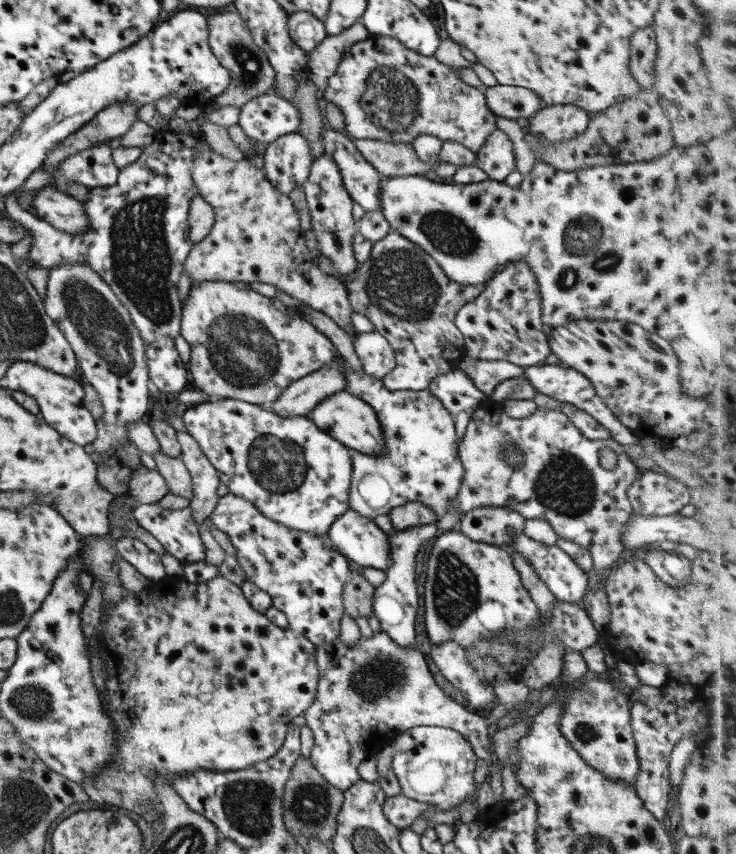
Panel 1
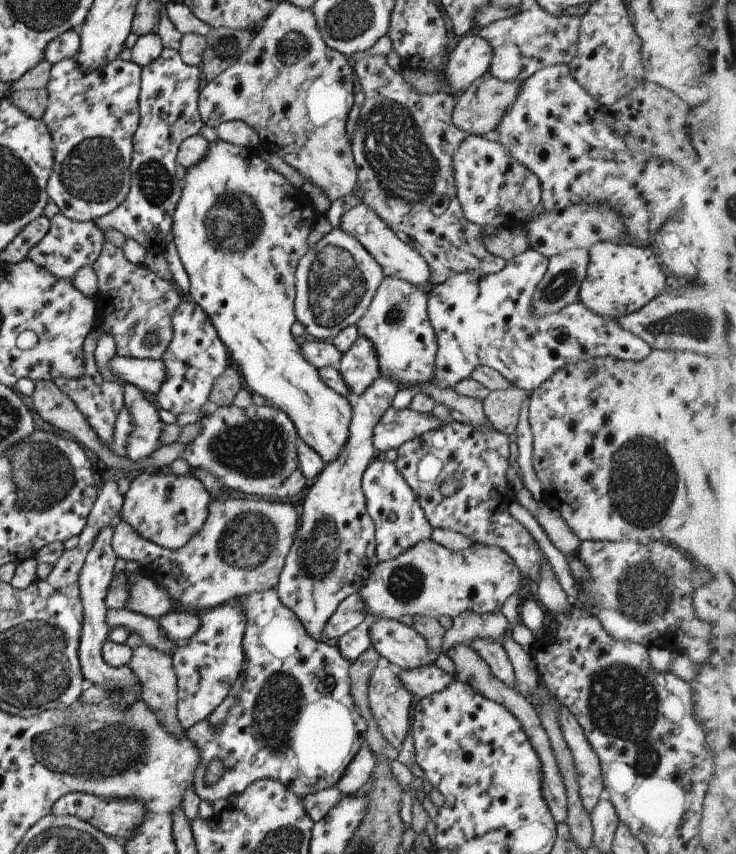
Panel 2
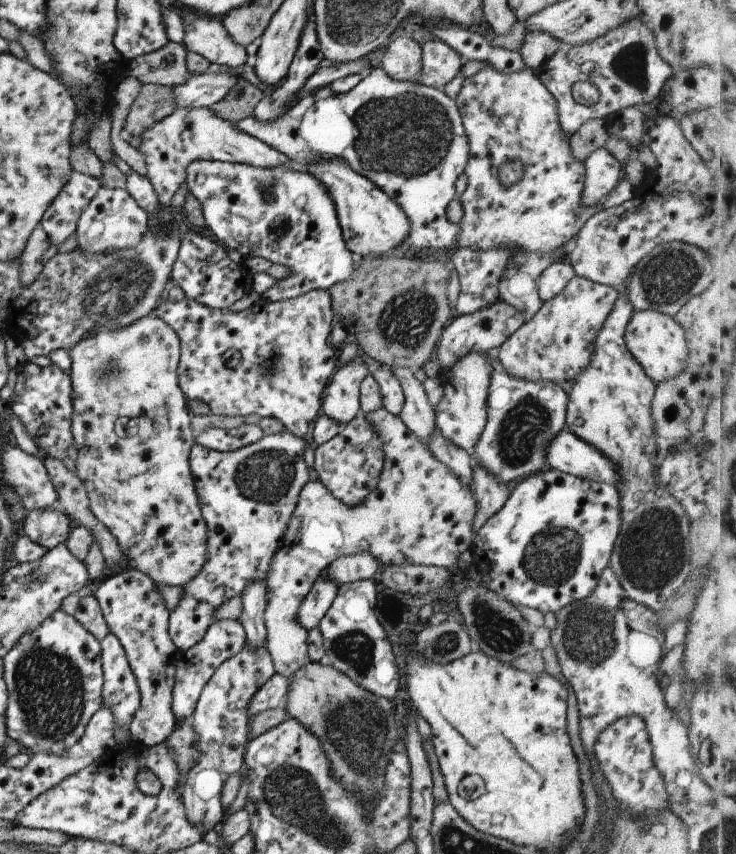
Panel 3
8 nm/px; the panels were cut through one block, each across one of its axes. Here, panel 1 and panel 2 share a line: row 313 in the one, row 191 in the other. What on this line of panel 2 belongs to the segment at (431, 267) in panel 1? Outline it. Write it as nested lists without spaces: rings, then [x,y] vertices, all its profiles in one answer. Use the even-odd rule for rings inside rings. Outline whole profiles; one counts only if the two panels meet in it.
[[[365,56],[365,58],[361,58],[361,60],[354,61],[352,63],[353,74],[355,74],[356,79],[356,87],[361,92],[363,92],[364,100],[363,105],[361,106],[356,122],[355,128],[353,130],[353,136],[351,136],[350,141],[350,149],[352,152],[353,160],[355,166],[357,168],[356,180],[357,180],[357,192],[355,194],[348,195],[347,197],[342,197],[337,201],[332,201],[327,216],[332,221],[334,225],[340,220],[340,216],[346,211],[346,209],[350,209],[352,206],[357,204],[365,204],[365,206],[369,206],[385,224],[387,224],[387,228],[389,230],[393,230],[393,234],[399,238],[399,240],[405,242],[407,246],[411,246],[413,250],[416,250],[419,253],[419,256],[425,260],[427,266],[429,267],[429,282],[431,284],[438,285],[442,283],[446,278],[449,278],[451,275],[467,272],[469,268],[474,268],[478,274],[481,276],[485,276],[485,274],[495,274],[495,272],[499,272],[505,261],[503,258],[499,258],[499,256],[495,256],[491,254],[483,244],[483,240],[487,238],[487,236],[492,236],[494,234],[494,229],[492,227],[484,227],[477,226],[472,222],[469,222],[461,212],[461,207],[459,206],[459,202],[457,202],[457,198],[455,198],[455,183],[454,183],[454,174],[452,169],[451,160],[457,146],[459,143],[468,135],[463,130],[459,130],[453,122],[451,122],[451,113],[453,112],[453,106],[455,106],[455,94],[451,94],[451,92],[439,91],[432,92],[430,94],[418,94],[411,85],[405,83],[401,78],[400,71],[395,72],[391,69],[385,62],[385,58],[383,56]],[[435,196],[447,196],[447,209],[441,214],[441,216],[435,216],[431,213],[431,204],[434,203]]]

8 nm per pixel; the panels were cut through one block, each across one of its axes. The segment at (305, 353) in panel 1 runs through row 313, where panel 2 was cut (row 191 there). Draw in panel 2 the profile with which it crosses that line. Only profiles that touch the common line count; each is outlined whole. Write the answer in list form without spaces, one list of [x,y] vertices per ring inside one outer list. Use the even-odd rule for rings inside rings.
[[[221,139],[215,140],[215,142],[209,142],[207,144],[207,152],[205,156],[191,168],[185,170],[185,175],[181,180],[180,197],[177,201],[175,210],[171,215],[171,237],[173,246],[175,246],[175,252],[181,261],[183,270],[188,276],[189,280],[189,296],[191,300],[199,306],[201,310],[209,318],[215,332],[219,337],[219,340],[223,343],[226,348],[227,357],[229,363],[240,373],[242,377],[243,386],[250,393],[259,394],[267,402],[272,402],[273,406],[284,412],[289,417],[289,420],[295,427],[297,437],[303,441],[309,448],[312,448],[318,455],[324,464],[333,462],[345,440],[349,438],[347,432],[349,432],[349,424],[351,424],[351,406],[344,396],[337,394],[331,388],[327,388],[317,374],[317,369],[311,366],[306,358],[301,356],[299,352],[299,346],[293,341],[293,335],[291,334],[290,328],[293,322],[295,322],[294,306],[293,301],[295,300],[295,268],[297,268],[297,262],[300,262],[303,256],[309,256],[311,248],[307,246],[307,236],[309,236],[309,230],[313,228],[313,224],[317,222],[318,214],[313,204],[306,198],[306,195],[295,186],[291,186],[287,180],[284,180],[283,176],[279,172],[275,172],[275,168],[271,170],[267,166],[267,162],[263,160],[260,155],[259,149],[247,149],[239,148],[239,146],[233,146],[227,142],[223,142]]]

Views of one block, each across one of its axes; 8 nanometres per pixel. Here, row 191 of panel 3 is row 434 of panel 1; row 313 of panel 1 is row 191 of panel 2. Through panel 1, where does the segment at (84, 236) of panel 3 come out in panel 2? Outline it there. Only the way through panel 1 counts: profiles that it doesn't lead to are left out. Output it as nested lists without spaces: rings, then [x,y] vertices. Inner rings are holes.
[[[119,57],[115,60],[111,60],[107,66],[101,66],[101,68],[95,68],[91,70],[89,74],[83,74],[81,68],[75,64],[75,59],[63,58],[59,62],[51,65],[49,70],[49,82],[47,82],[47,108],[41,116],[41,122],[47,126],[49,130],[49,136],[51,136],[51,142],[55,144],[53,148],[53,166],[51,168],[51,174],[47,179],[45,190],[47,190],[49,200],[55,203],[55,206],[59,209],[59,213],[67,217],[72,221],[79,222],[93,222],[95,218],[101,218],[105,214],[109,214],[111,210],[115,210],[123,198],[127,196],[129,192],[129,163],[131,162],[131,152],[133,152],[133,133],[138,125],[138,93],[140,92],[140,72],[141,67],[137,66],[133,61],[124,61]]]

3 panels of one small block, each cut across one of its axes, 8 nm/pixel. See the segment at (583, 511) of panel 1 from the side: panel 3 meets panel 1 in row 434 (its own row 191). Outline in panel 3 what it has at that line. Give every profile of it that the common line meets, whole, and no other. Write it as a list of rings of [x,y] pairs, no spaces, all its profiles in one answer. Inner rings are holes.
[[[483,66],[477,74],[464,77],[454,101],[469,147],[463,172],[466,176],[466,187],[457,195],[462,215],[458,222],[456,243],[461,249],[471,247],[480,251],[510,251],[510,257],[500,274],[496,289],[499,300],[516,308],[524,316],[525,322],[542,305],[536,278],[547,266],[560,260],[564,249],[568,256],[570,245],[583,223],[592,214],[603,209],[603,206],[600,202],[595,205],[582,205],[580,196],[584,187],[584,166],[570,153],[568,140],[571,136],[561,130],[555,99],[532,70],[525,68],[519,72],[503,74],[491,66]],[[512,156],[523,163],[524,173],[517,184],[504,187],[497,180],[496,174],[499,165],[512,159]]]

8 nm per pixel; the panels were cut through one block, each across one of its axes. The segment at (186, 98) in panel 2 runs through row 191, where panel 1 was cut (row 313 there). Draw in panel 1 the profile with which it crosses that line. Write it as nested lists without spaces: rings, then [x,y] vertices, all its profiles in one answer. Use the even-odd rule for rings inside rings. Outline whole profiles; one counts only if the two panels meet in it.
[[[170,127],[160,129],[153,135],[150,146],[144,147],[136,162],[117,170],[115,184],[107,187],[90,188],[87,201],[83,201],[83,212],[87,214],[89,225],[81,233],[69,234],[55,229],[41,218],[31,215],[17,204],[15,195],[3,196],[3,206],[7,218],[15,220],[33,236],[33,243],[26,256],[16,262],[25,272],[28,262],[34,262],[47,270],[55,265],[83,263],[105,281],[119,303],[127,309],[133,325],[143,341],[143,354],[149,381],[164,395],[167,392],[180,392],[187,384],[187,372],[173,346],[173,339],[179,334],[181,302],[177,296],[176,283],[183,268],[183,261],[194,243],[188,236],[187,211],[191,197],[199,195],[191,180],[191,161],[195,154],[195,144],[202,140],[200,130],[187,134],[174,132]]]

